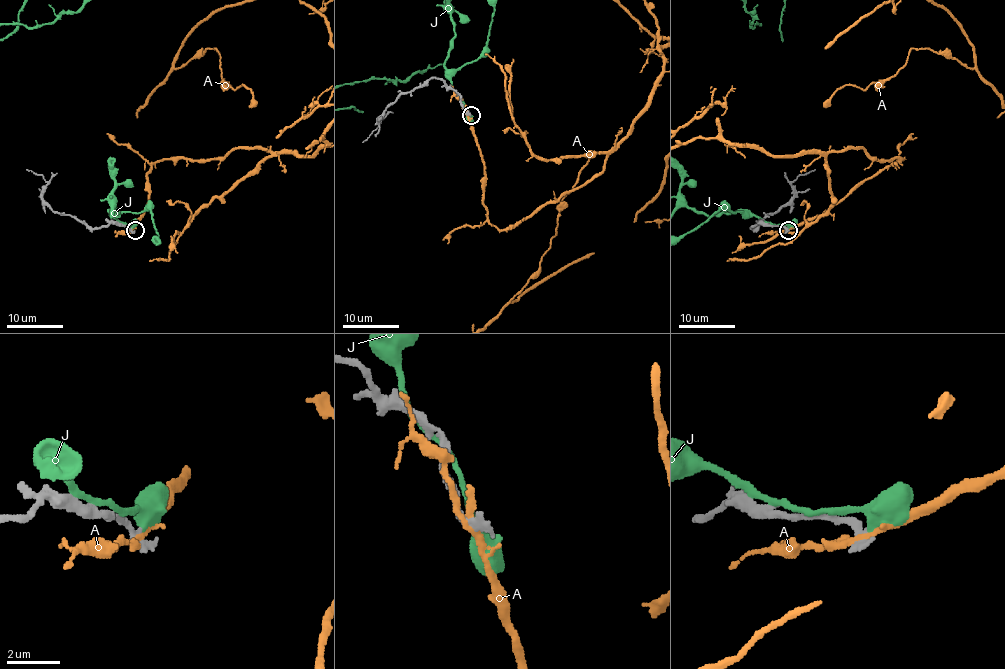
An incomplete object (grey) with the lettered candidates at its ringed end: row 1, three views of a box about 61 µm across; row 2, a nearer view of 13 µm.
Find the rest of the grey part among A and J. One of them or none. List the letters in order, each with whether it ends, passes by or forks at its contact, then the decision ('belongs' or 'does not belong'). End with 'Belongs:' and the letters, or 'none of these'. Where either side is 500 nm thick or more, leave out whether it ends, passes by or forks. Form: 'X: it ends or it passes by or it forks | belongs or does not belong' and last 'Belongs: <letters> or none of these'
A: it forks | does not belong
J: it passes by | does not belong
Belongs: none of these

